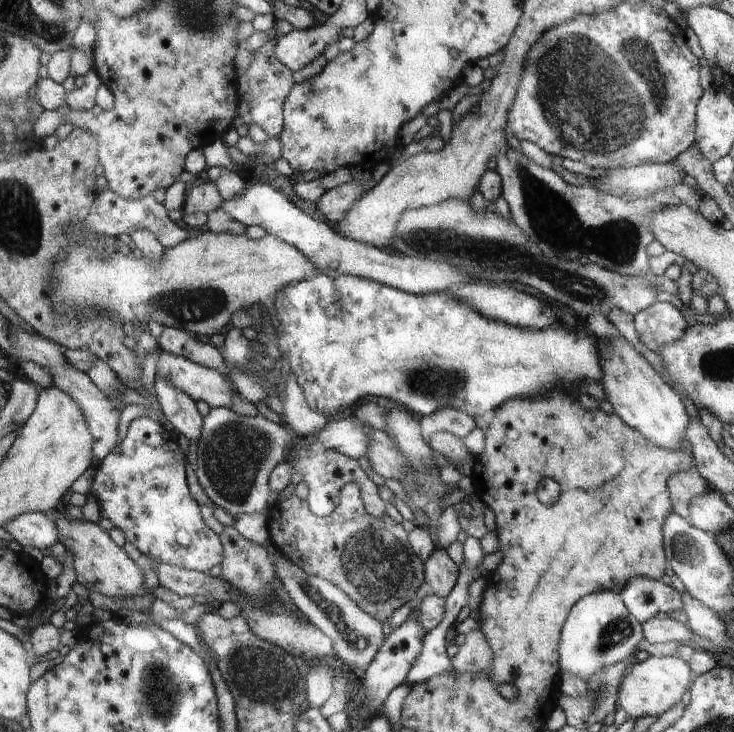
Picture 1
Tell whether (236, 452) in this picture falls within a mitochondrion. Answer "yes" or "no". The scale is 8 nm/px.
yes

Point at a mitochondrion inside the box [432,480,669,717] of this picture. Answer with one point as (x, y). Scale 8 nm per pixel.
(618, 630)

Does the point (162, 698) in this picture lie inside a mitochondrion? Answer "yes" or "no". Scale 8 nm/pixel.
yes

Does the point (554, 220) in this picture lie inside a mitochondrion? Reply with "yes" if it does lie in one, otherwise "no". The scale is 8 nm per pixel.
yes

